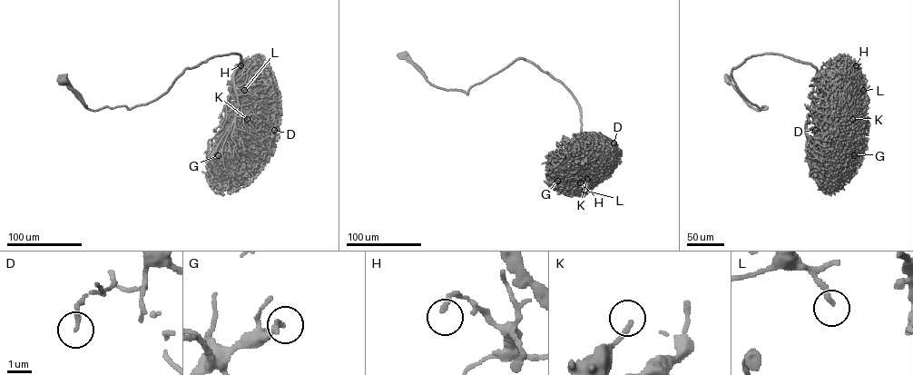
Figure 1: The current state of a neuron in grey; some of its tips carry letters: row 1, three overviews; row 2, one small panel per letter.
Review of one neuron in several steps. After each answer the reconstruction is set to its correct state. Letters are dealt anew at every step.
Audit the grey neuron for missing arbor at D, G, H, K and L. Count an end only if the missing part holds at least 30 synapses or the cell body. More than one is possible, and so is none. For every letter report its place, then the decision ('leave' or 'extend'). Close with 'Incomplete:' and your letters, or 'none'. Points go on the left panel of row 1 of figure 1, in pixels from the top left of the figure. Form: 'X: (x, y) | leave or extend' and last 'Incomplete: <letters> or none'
D: (274, 130) | leave
G: (218, 155) | leave
H: (240, 65) | leave
K: (247, 119) | leave
L: (244, 90) | extend
Incomplete: L

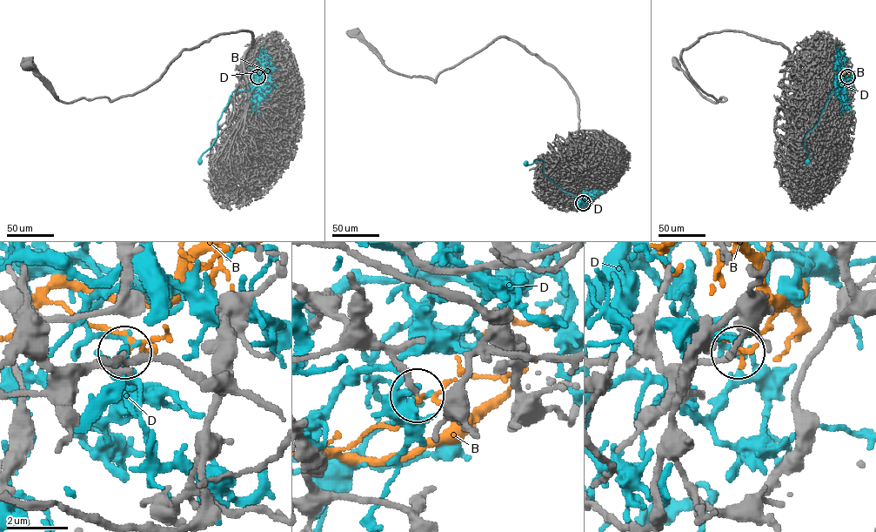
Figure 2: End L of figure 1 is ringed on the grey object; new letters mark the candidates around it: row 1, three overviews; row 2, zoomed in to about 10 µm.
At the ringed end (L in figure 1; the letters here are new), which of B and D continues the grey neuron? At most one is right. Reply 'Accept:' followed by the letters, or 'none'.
Accept: none

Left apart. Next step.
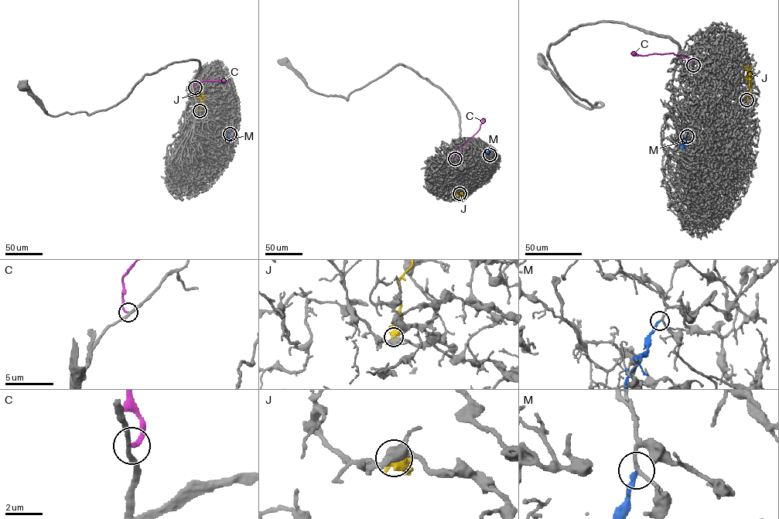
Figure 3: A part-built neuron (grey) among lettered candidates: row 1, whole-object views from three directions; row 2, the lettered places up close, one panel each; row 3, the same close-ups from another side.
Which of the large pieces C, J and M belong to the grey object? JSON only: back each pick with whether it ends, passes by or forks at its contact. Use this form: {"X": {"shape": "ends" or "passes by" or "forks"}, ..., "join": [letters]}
{"join": []}

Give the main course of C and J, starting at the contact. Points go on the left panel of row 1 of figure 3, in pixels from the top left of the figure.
C: (195, 87), (196, 82), (224, 80)
J: (199, 110), (202, 96), (199, 88)

